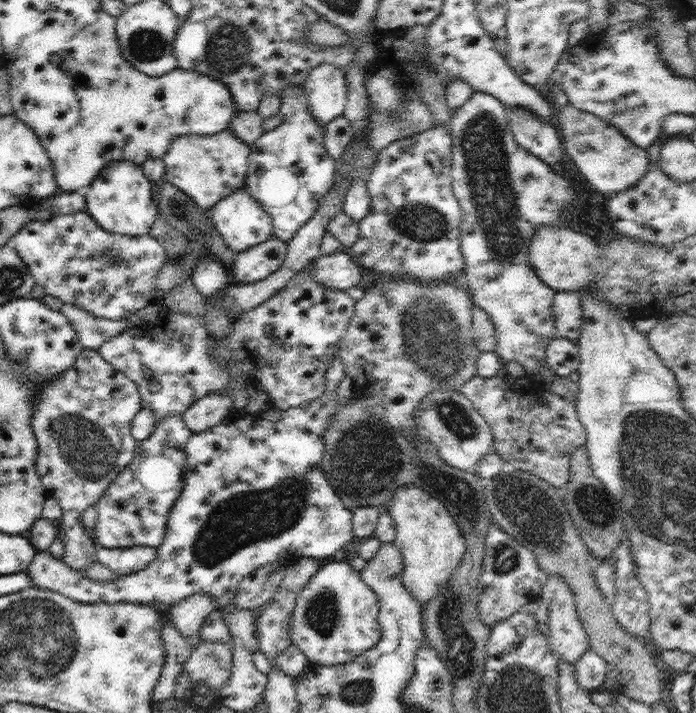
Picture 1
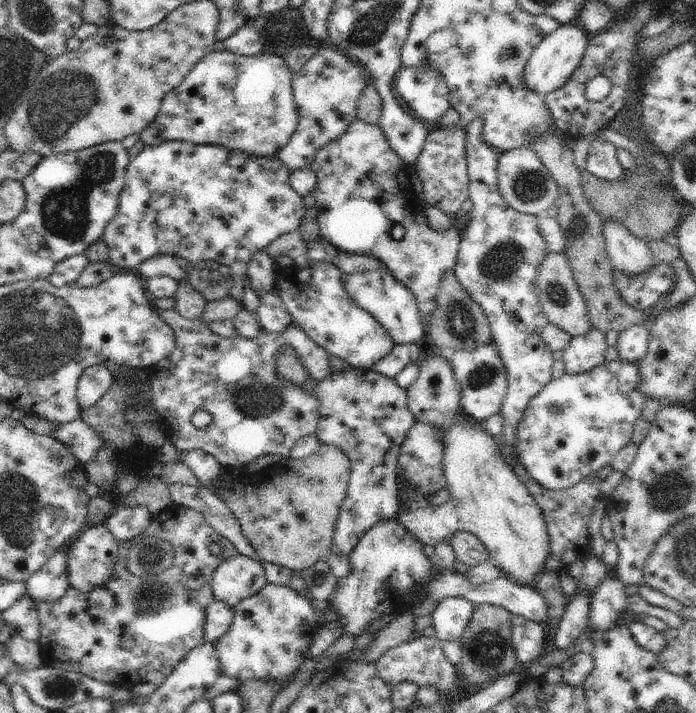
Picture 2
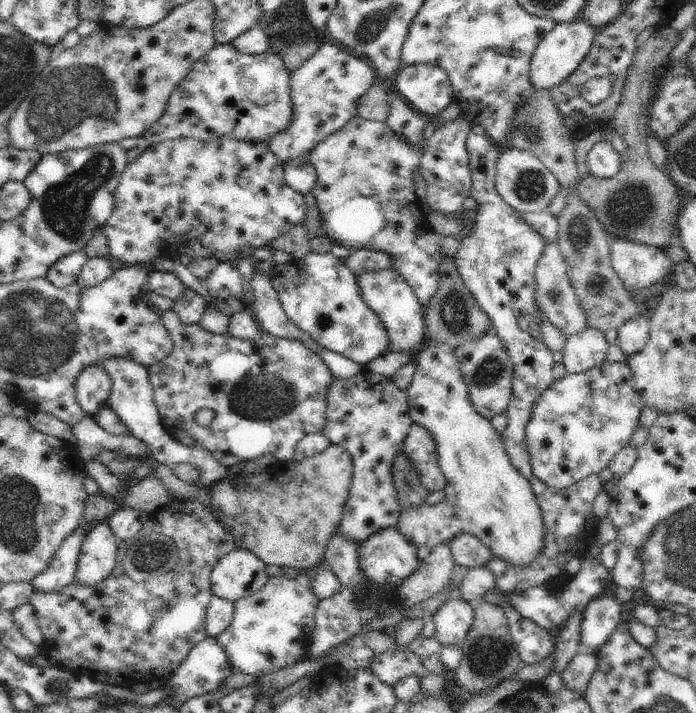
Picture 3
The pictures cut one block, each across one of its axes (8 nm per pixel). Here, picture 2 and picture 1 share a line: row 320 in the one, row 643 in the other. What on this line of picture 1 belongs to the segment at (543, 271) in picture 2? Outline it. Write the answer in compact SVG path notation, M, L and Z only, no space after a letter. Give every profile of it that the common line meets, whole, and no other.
M558 575L550 576L541 590L539 602L550 609L548 620L550 633L547 640L548 646L550 646L557 660L569 663L580 660L580 657L590 650L590 642L588 642L590 636L583 627L583 622L576 608L573 590L566 579Z

